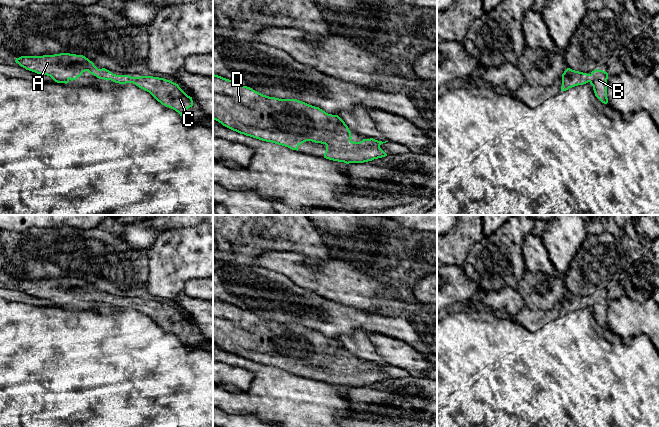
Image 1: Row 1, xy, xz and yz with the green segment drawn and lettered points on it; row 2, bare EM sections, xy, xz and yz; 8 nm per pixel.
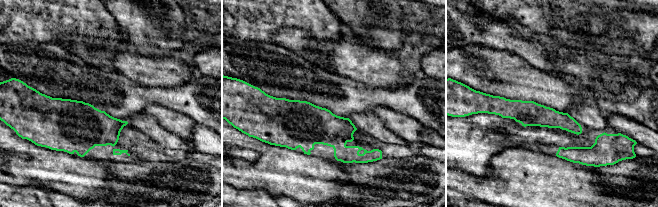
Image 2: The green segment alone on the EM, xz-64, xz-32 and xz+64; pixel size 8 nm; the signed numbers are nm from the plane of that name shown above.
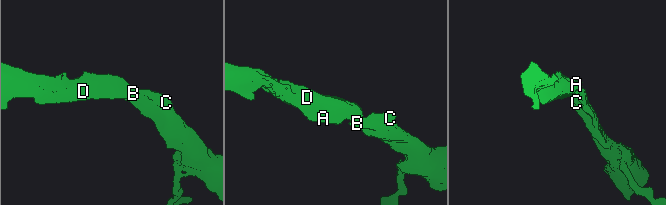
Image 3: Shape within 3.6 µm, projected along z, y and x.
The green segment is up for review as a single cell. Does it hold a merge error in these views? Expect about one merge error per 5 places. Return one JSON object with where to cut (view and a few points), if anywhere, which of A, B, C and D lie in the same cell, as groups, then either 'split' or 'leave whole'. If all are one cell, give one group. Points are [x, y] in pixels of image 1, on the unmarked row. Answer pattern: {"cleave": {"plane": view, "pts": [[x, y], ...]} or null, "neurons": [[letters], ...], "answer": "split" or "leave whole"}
{"cleave": null, "neurons": [["A", "B", "C", "D"]], "answer": "leave whole"}

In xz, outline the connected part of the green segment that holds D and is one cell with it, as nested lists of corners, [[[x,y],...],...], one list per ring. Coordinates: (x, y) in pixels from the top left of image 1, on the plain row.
[[[213,298],[213,343],[240,358],[282,369],[292,374],[298,375],[298,371],[306,365],[325,368],[326,374],[324,382],[344,386],[346,388],[364,387],[387,380],[387,378],[380,372],[380,369],[388,365],[382,366],[370,362],[363,363],[360,366],[353,366],[351,364],[351,356],[348,350],[338,339],[328,338],[319,331],[309,329],[297,323],[269,321],[250,311],[240,309],[235,305],[215,298]]]

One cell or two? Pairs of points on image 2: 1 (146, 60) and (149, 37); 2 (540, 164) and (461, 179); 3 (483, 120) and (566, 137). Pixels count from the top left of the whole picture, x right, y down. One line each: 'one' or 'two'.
1: two
2: one
3: one

